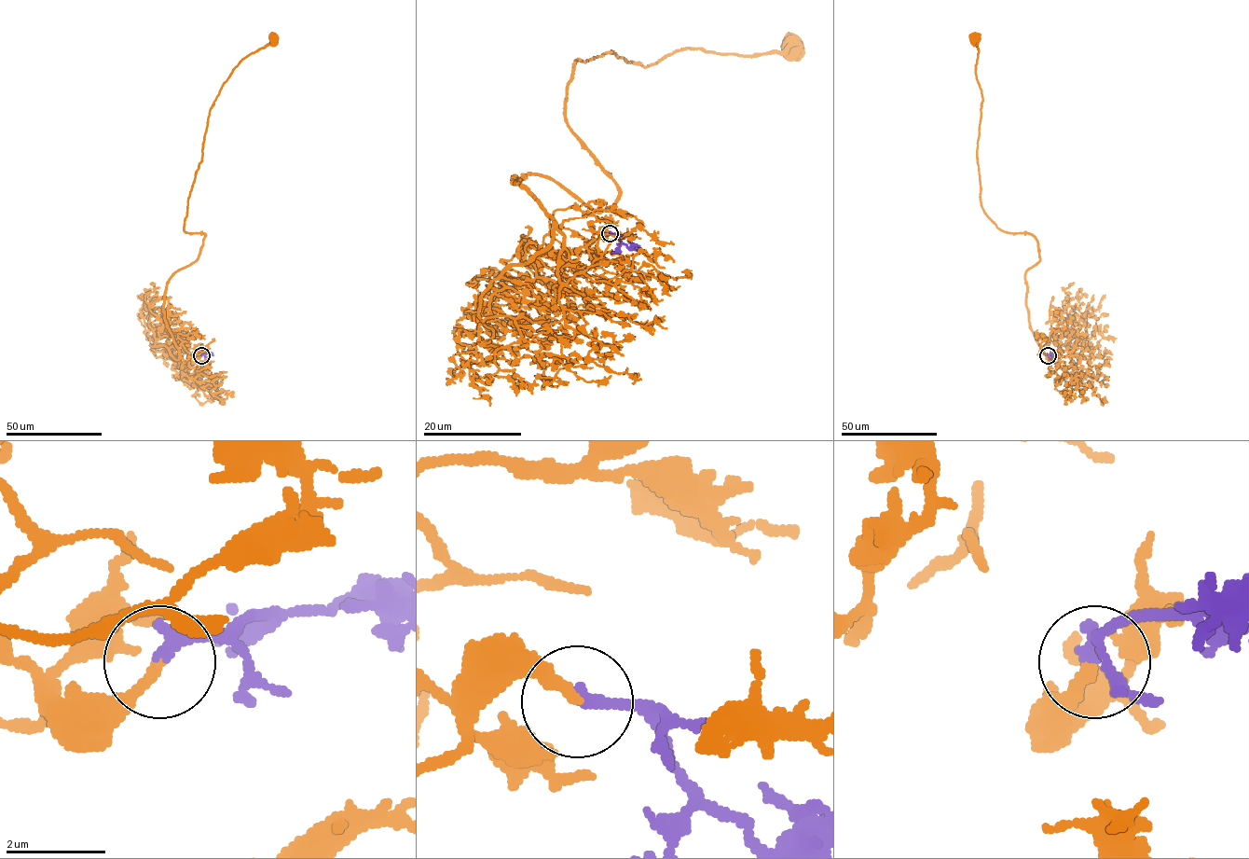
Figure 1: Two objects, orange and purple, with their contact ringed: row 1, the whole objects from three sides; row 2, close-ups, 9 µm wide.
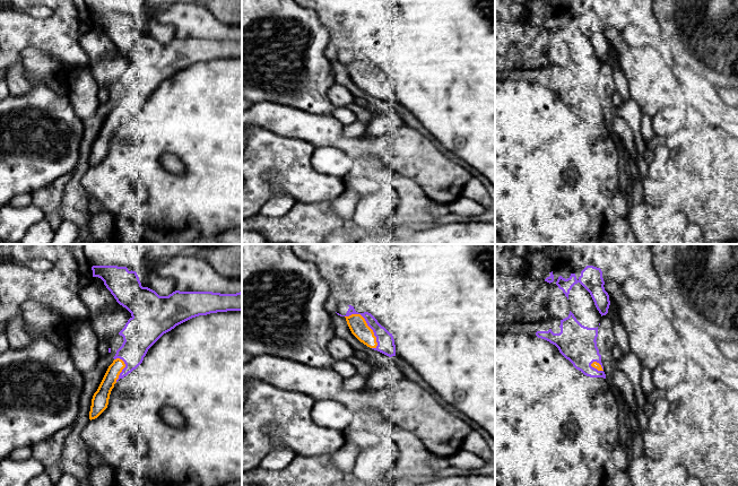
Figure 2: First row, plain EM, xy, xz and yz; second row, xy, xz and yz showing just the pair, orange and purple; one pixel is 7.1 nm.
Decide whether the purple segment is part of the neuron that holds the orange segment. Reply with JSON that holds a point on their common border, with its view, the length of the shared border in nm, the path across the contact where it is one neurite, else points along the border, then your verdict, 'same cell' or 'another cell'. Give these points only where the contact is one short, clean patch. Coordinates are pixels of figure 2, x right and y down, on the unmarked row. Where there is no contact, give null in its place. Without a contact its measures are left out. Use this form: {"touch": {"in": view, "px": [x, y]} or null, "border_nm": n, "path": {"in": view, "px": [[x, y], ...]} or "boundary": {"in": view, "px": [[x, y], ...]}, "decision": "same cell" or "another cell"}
{"touch": {"in": "xz", "px": [366, 71]}, "border_nm": 320, "decision": "same cell"}

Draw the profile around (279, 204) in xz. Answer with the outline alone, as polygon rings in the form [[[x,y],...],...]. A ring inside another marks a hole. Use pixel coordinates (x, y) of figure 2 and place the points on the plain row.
[[[284,191],[274,193],[261,207],[260,215],[264,217],[283,217],[296,203],[296,200]]]

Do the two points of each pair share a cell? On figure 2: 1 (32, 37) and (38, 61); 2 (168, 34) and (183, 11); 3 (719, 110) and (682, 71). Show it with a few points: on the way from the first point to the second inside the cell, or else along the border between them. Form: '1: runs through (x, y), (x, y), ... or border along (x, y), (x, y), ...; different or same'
1: border along (20, 53), (28, 48), (35, 48), (59, 61); different
2: border along (153, 18), (161, 23), (170, 24), (176, 36); different
3: runs through (710, 101), (689, 80); same

